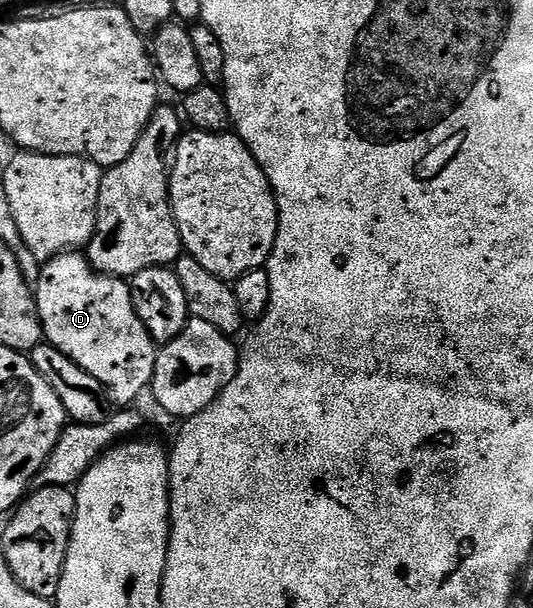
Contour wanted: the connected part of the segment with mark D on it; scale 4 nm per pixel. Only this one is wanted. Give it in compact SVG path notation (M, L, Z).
M78 251L57 253L42 265L36 284L34 298L38 304L38 314L42 320L42 332L52 347L59 349L72 363L84 367L96 383L106 389L111 402L118 407L130 407L142 392L151 388L159 346L148 335L136 307L132 303L130 286L121 277L110 277L98 273L90 266L89 256Z

